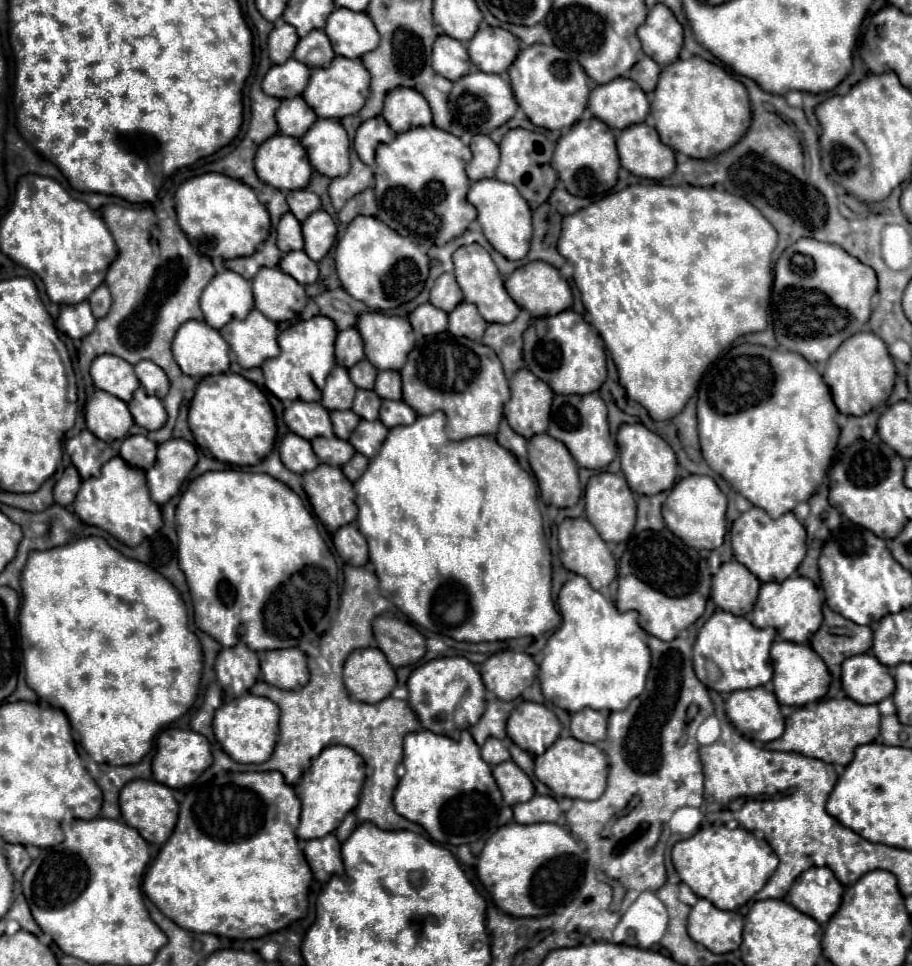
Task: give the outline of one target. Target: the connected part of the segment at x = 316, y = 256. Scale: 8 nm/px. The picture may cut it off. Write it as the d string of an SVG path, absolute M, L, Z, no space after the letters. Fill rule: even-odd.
M316 210L308 220L302 222L304 232L304 252L312 256L312 260L320 262L336 240L336 224L328 212Z

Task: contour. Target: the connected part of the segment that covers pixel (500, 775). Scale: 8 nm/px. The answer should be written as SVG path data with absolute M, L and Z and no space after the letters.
M512 760L494 766L492 776L494 776L494 780L502 792L502 798L508 806L520 804L534 796L532 780Z

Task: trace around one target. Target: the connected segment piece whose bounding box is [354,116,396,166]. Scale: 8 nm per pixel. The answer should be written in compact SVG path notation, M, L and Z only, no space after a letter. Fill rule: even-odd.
M374 116L368 118L366 122L360 124L360 128L356 130L356 138L354 138L354 150L358 152L360 160L368 166L374 166L374 152L376 146L382 142L392 142L396 136L396 132L392 132L392 128L388 128L386 120L382 116Z

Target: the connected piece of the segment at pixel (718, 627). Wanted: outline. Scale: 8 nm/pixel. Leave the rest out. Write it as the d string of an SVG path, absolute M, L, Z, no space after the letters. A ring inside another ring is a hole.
M716 610L712 618L700 628L694 642L694 668L700 682L716 692L734 692L742 688L758 688L766 686L772 680L772 664L770 664L770 644L774 642L774 628L754 628L746 618L734 616L724 610ZM714 662L720 670L720 680L708 680L706 664Z

